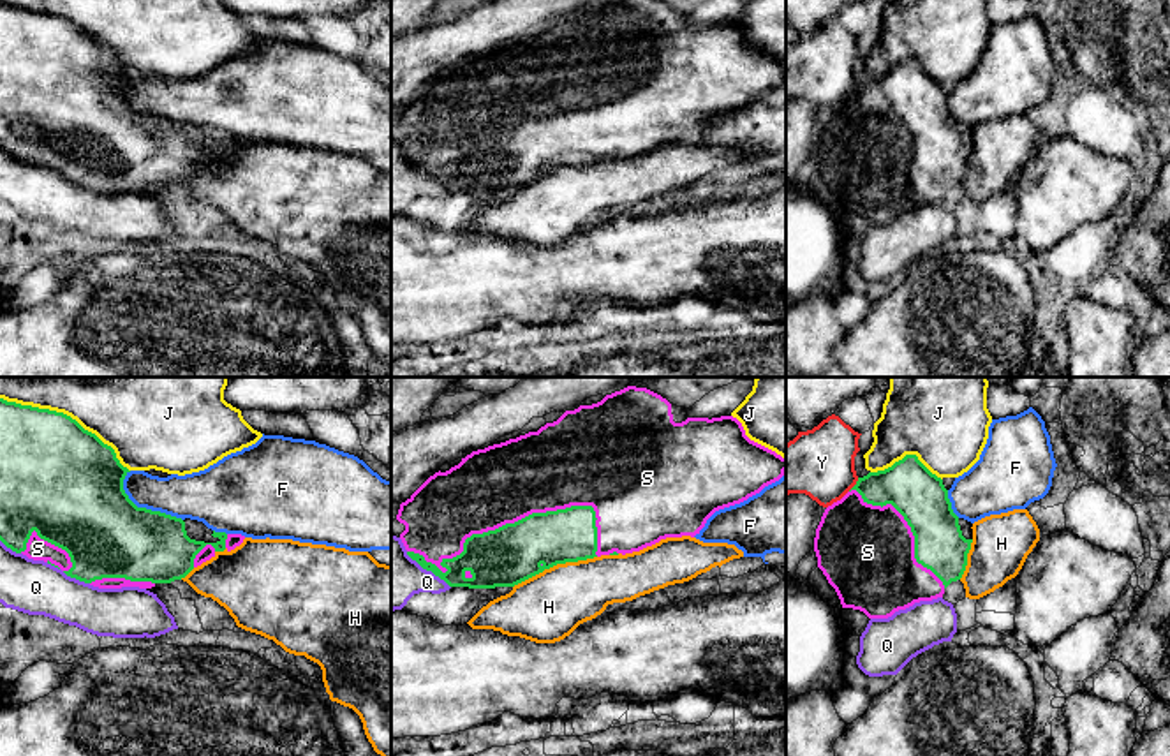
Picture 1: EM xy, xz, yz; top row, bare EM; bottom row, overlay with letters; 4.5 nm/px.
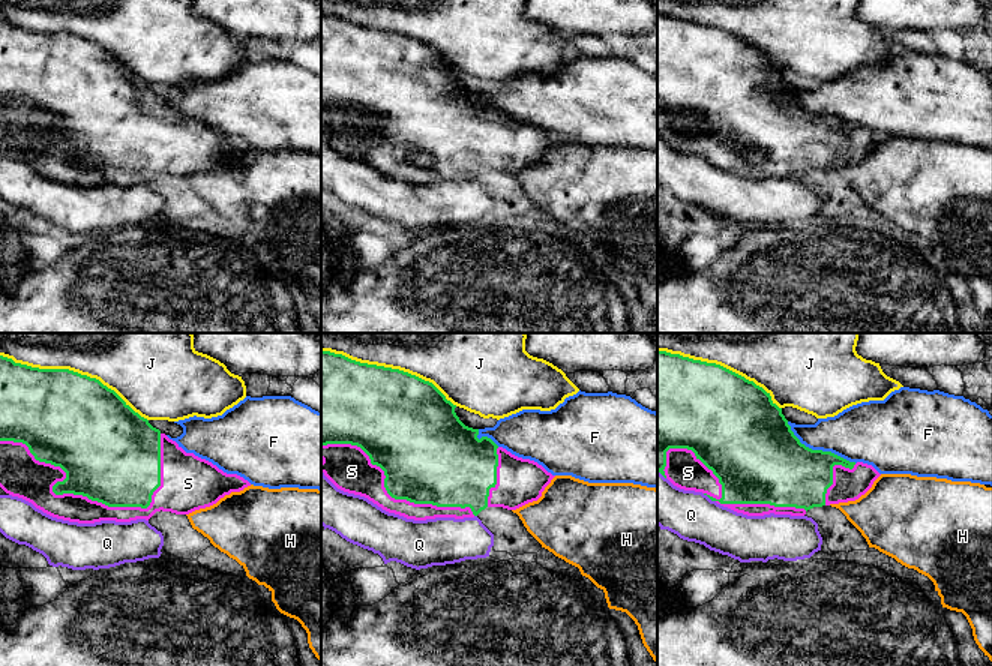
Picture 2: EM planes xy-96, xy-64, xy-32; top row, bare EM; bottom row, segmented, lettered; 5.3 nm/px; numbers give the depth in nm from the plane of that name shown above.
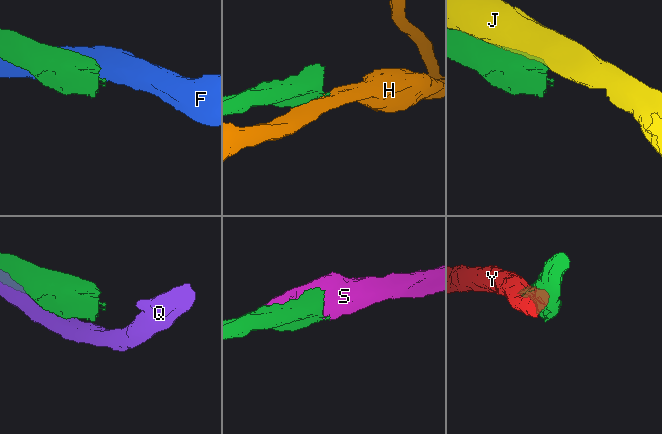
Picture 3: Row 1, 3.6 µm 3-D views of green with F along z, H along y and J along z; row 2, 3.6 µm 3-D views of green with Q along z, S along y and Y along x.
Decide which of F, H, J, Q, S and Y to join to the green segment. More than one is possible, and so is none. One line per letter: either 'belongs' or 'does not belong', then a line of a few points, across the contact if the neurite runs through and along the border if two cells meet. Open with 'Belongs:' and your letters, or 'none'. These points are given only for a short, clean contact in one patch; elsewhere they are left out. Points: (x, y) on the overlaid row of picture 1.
Belongs: S
F: does not belong
H: does not belong
J: does not belong
Q: does not belong
S: belongs
Y: does not belong; line yz (858, 478), (848, 490)

